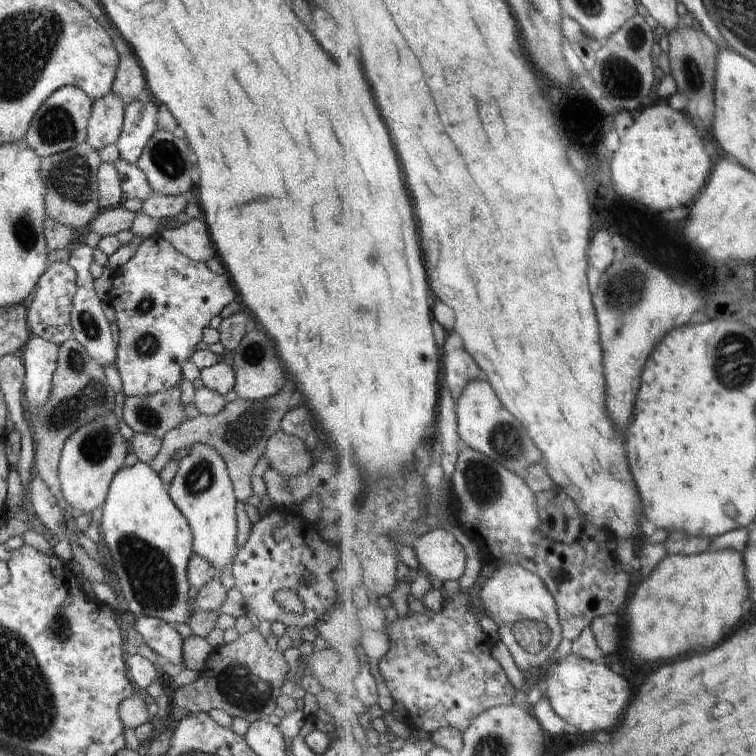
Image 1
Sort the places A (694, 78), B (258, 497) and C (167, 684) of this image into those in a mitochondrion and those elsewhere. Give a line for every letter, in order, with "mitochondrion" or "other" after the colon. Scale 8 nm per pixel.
A: mitochondrion
B: other
C: other

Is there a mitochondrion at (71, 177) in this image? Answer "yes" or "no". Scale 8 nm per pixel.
yes

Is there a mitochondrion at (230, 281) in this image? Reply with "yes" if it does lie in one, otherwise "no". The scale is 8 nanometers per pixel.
no

